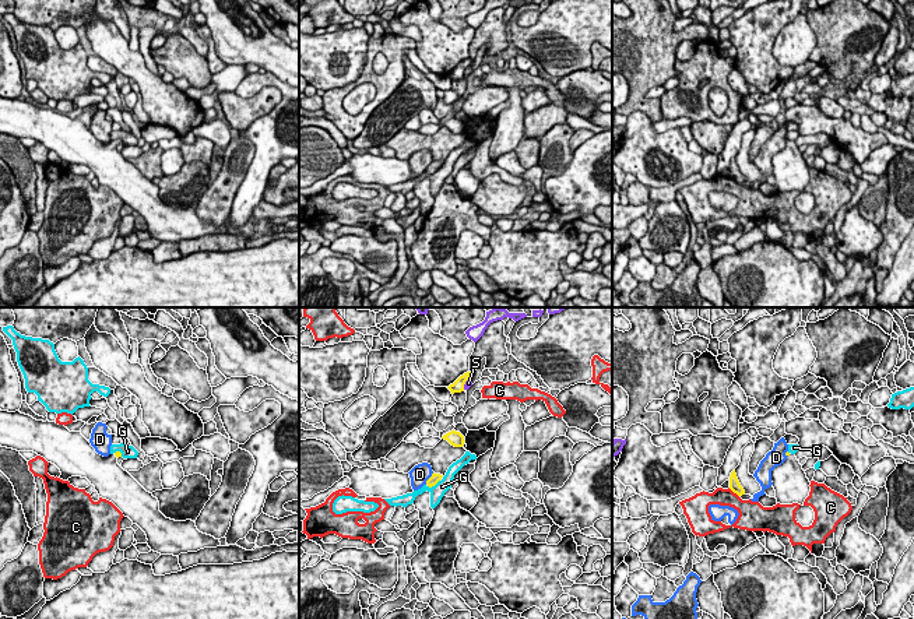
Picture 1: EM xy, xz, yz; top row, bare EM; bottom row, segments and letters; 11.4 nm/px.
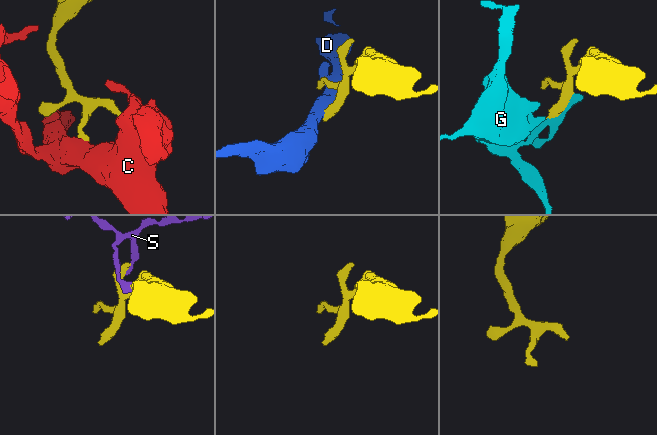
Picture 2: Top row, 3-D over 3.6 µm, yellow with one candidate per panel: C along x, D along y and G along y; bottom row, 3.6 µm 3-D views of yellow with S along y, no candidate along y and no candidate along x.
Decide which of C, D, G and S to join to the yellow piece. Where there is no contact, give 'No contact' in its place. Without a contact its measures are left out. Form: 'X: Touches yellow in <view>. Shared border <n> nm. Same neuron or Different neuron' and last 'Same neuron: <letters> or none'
C: Touches yellow in yz. Shared border 160 nm. Different neuron
D: Touches yellow in xz. Shared border 180 nm. Different neuron
G: Touches yellow in xz. Shared border 170 nm. Different neuron
S: Touches yellow in xz. Shared border 220 nm. Different neuron
Same neuron: none

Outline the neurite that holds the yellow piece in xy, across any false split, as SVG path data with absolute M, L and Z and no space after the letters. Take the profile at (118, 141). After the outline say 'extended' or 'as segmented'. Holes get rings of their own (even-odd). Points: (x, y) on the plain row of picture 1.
M0 96L0 133L34 138L55 151L63 168L87 165L99 184L112 189L124 204L147 222L151 238L179 243L204 235L221 233L219 226L203 221L191 207L175 208L159 198L159 189L119 151L120 138L103 144L81 119L70 119L56 109L36 108L20 98Z | extended

